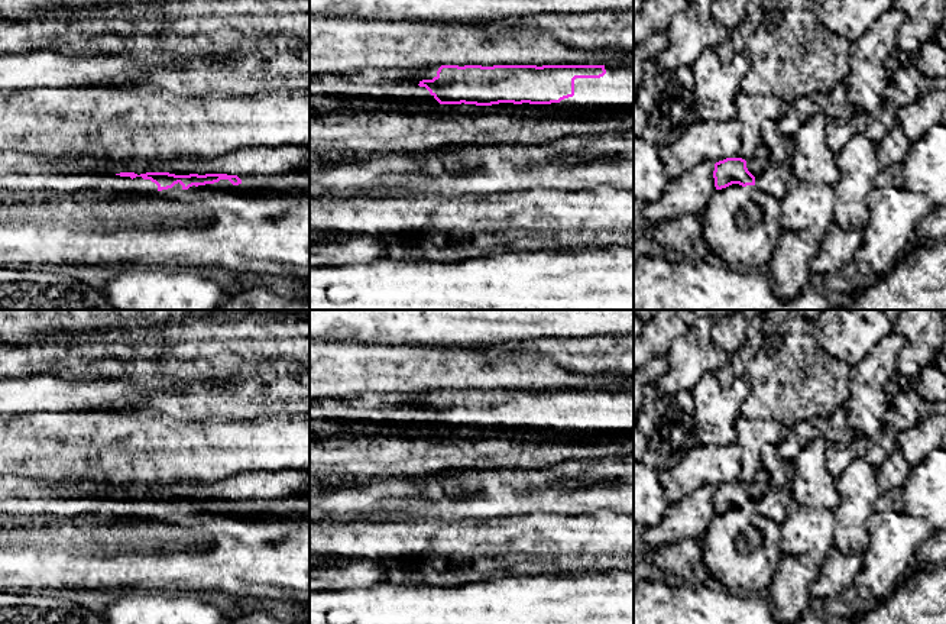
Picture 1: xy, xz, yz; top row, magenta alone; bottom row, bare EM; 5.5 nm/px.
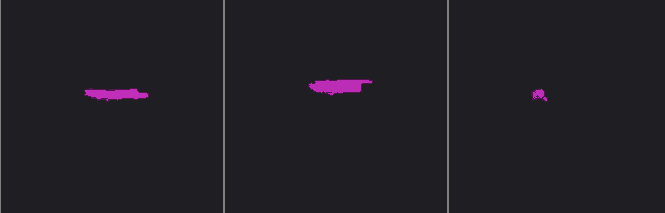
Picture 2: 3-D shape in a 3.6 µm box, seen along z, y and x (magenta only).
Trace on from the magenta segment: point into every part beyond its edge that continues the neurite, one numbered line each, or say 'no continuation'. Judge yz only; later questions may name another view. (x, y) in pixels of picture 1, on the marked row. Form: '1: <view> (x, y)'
1: yz (760, 161)

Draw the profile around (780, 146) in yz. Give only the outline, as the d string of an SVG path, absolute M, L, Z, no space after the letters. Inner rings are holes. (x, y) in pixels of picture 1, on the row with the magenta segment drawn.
M765 120L761 125L762 143L770 151L770 162L774 165L783 164L787 159L791 159L794 151L794 139L783 136L778 132L777 122Z

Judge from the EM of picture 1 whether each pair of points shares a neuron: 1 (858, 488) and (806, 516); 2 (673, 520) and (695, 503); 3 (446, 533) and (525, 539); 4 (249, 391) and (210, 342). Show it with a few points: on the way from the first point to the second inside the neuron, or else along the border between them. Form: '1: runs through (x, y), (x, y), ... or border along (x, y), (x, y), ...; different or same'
1: border along (835, 511), (833, 546); different
2: runs through (679, 519), (689, 508); same
3: runs through (466, 536), (505, 536); same
4: border along (253, 361), (217, 355), (191, 362); different

